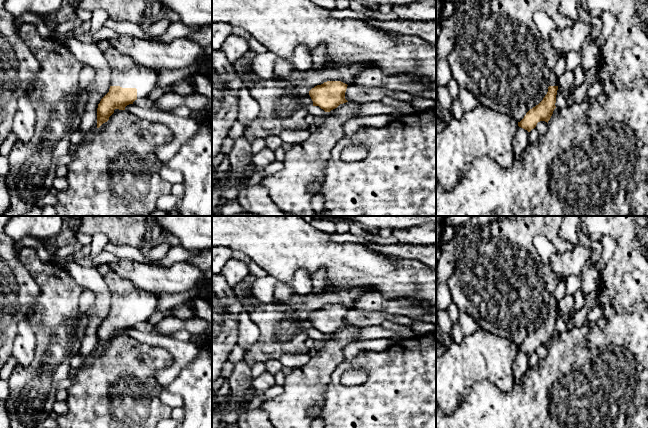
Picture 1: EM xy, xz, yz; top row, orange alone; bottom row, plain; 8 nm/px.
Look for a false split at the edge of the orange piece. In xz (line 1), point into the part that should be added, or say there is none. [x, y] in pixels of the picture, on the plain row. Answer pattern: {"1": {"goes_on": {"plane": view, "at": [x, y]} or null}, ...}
{"1": {"goes_on": null}}

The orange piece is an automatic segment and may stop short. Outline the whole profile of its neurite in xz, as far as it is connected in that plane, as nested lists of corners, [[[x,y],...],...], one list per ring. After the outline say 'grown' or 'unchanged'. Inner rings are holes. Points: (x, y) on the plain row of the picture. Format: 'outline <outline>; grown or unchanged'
outline [[[327,305],[315,310],[309,315],[313,330],[319,330],[325,336],[330,336],[340,328],[348,326],[345,323],[347,310],[341,305]]]; unchanged

